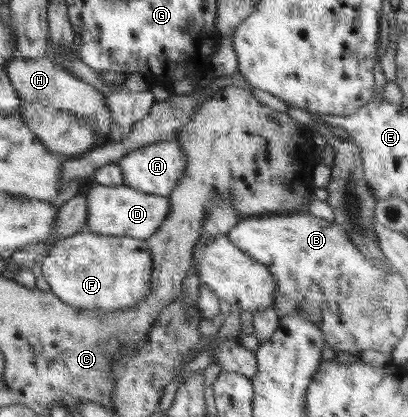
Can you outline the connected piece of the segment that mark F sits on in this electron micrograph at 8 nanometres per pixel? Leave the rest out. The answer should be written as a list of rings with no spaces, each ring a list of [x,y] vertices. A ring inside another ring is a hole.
[[[77,232],[58,241],[42,259],[49,289],[62,302],[77,309],[125,311],[136,307],[150,292],[152,255],[146,240]]]

